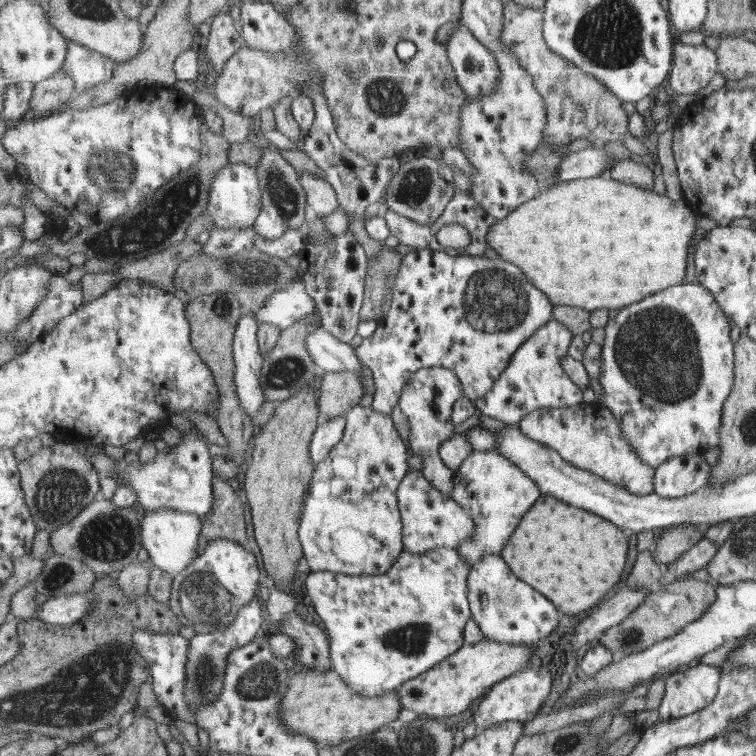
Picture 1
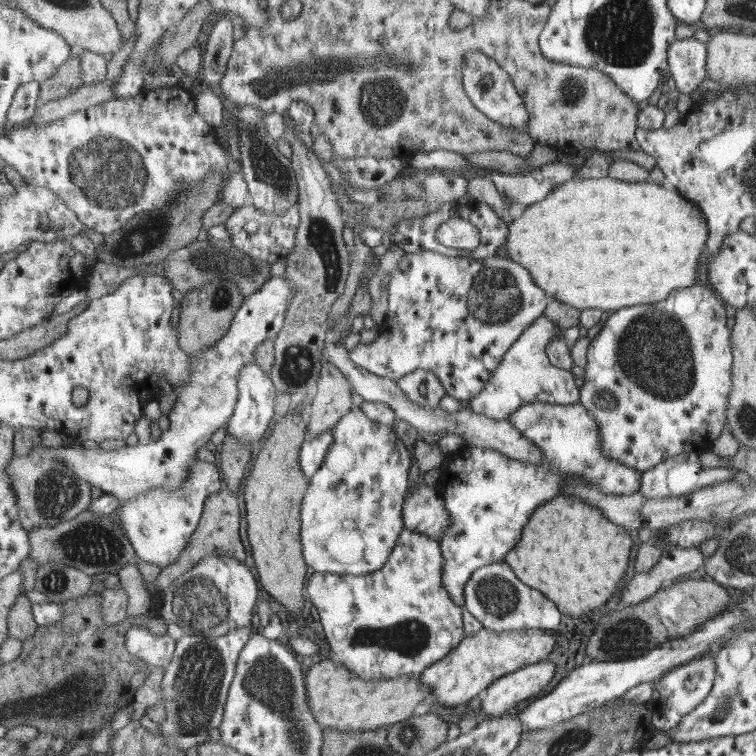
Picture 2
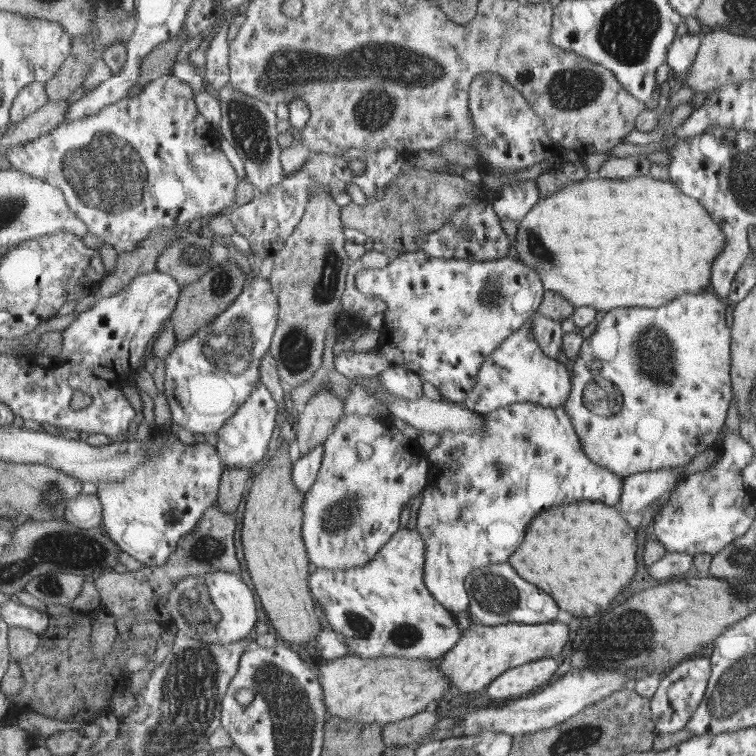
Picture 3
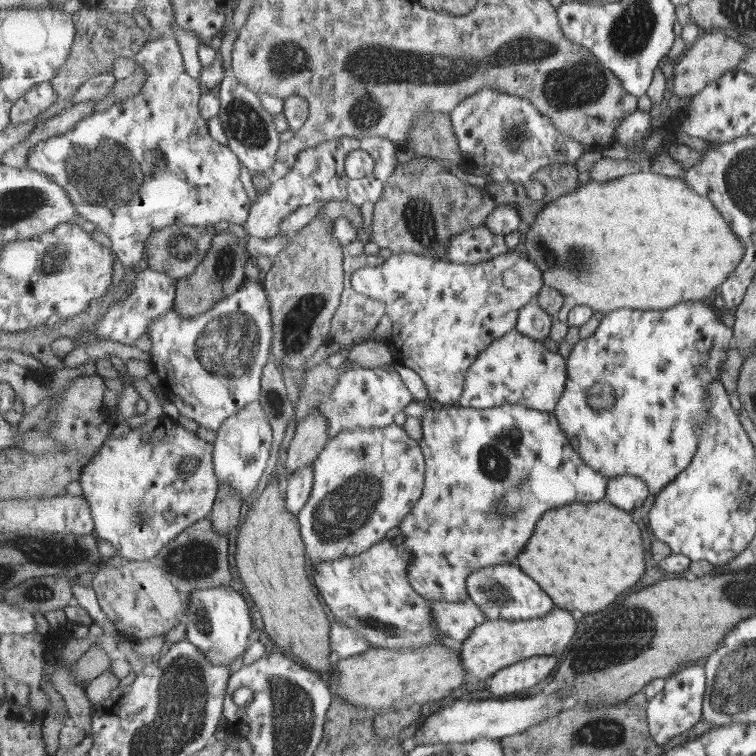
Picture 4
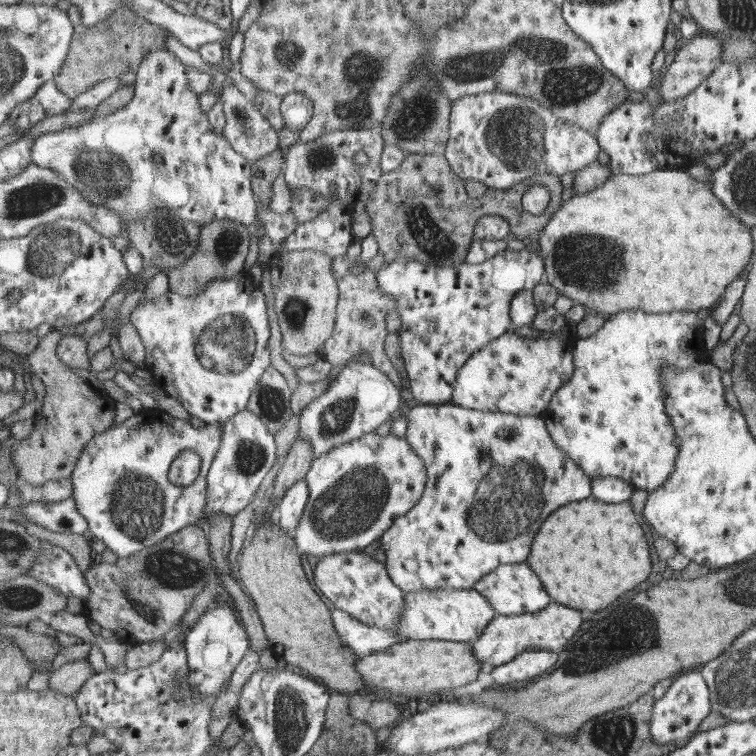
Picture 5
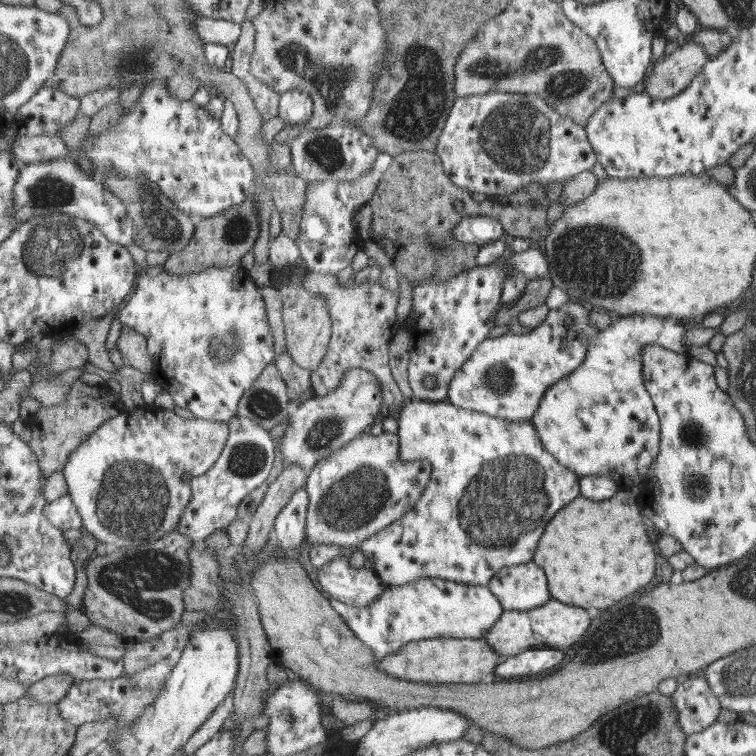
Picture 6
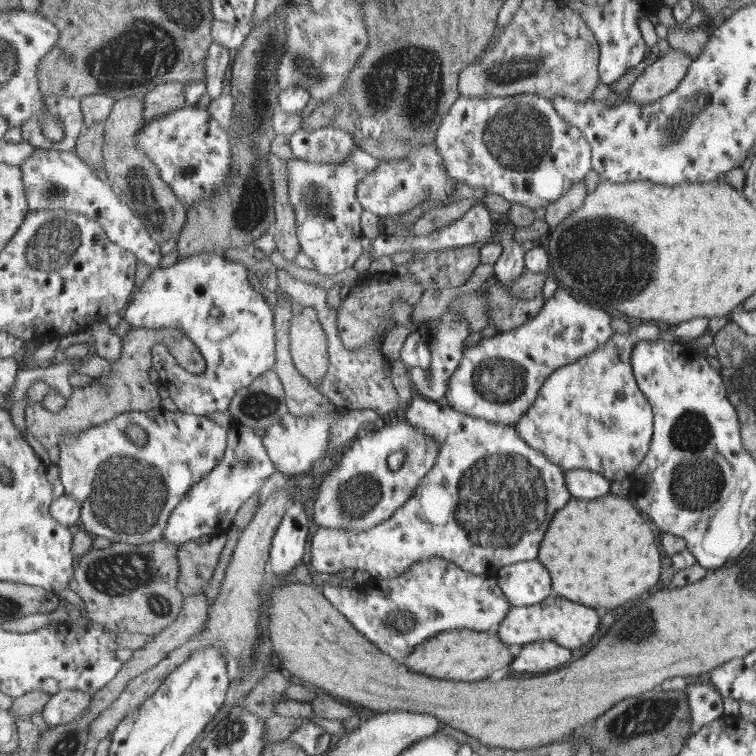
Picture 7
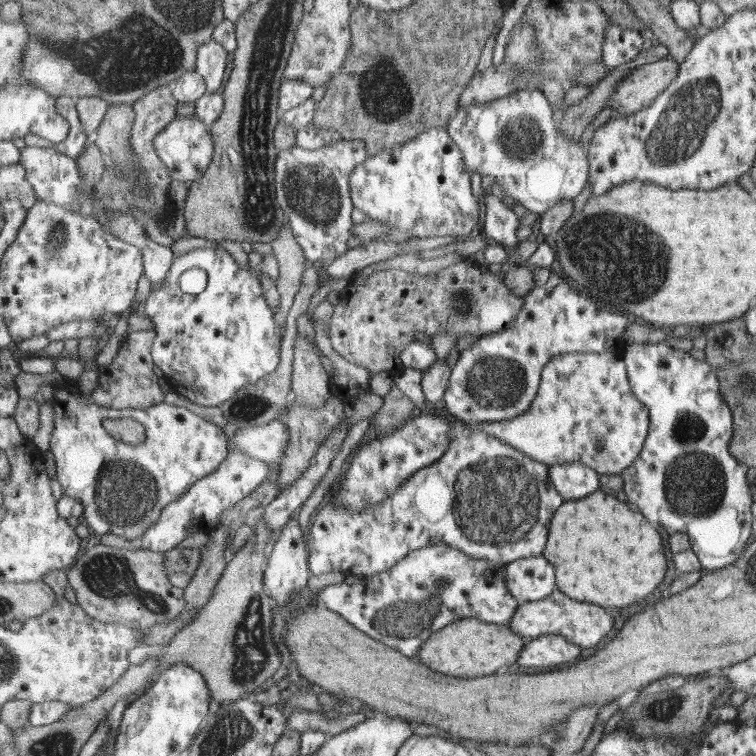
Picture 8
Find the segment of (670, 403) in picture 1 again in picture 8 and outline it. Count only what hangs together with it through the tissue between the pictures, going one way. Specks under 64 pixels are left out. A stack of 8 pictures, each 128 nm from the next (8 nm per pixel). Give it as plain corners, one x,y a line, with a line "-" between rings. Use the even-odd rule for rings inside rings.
569,353
555,356
546,365
538,397
529,411
509,421
469,422
471,428
474,425
489,436
495,436
515,446
519,452
543,462
543,465
582,462
599,475
621,475
641,454
650,433
651,416
647,406
633,395
622,353

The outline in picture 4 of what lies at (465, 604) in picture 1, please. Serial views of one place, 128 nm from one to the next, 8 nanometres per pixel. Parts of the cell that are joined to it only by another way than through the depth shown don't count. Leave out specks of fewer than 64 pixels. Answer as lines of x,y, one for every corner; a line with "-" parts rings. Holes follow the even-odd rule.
384,539
365,553
341,559
321,561
314,564
314,584
324,598
335,620
353,627
363,635
371,648
419,648
435,645
443,636
439,628
431,622
430,600
419,594
409,582
409,565
413,561
411,552
404,543
395,546
391,540

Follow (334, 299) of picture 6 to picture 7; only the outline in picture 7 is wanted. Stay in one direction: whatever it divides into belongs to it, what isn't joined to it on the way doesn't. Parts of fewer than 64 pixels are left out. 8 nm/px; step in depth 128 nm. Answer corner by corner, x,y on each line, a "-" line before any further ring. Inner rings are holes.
283,269
277,270
277,283
300,306
311,306
318,310
319,322
321,322
325,335
327,335
331,363
326,378
317,386
320,392
325,394
337,408
344,410
369,409
381,417
399,412
400,399
397,390
395,390
390,378
385,376
385,363
388,363
380,350
382,343
376,341
368,348
349,351
341,341
338,332
337,315
339,315
339,308
329,306
329,290
312,286
303,280
297,282
293,274
289,274
287,270

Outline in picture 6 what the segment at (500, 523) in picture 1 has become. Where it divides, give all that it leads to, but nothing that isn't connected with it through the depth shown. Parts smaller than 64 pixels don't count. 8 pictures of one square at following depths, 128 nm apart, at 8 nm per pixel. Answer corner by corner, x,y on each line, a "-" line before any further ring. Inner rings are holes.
413,399
403,405
399,418
399,449
398,454
400,460
414,461
417,459
429,459
433,466
431,472
431,481
427,485
423,495
413,510
409,511
405,516
401,517
397,522
390,524
386,529
380,530
373,536
363,541
361,545
353,547
351,545
337,545
337,543
317,543
311,546
309,552
310,562
316,570
323,568
325,564
331,564
333,560
337,560
339,556
351,556
352,551
356,548
360,550
367,560
371,560
374,564
374,570
383,578
383,582
387,585
403,586
405,584
414,583
421,578
437,577
443,579
451,579
451,581
459,583
469,583
471,585
488,585
491,579
497,575
501,569
507,566
522,565
533,560
535,552
537,552
537,544
539,538
545,532
545,526
549,524
549,520
567,504
571,504
575,498
582,494
579,476
574,472
562,466
554,454
551,454
539,436
535,424
530,421
513,421
505,418
491,416
485,413
474,412
471,410
461,409
449,402
431,402
-
505,456
529,456
535,462
539,462
545,470
547,476
547,487
543,487
543,492
549,498
549,510
545,516
545,526
541,524
537,530
525,534
519,538
517,546
509,546
509,548
485,548
473,542
473,538
469,536
467,530
463,528
463,506
465,506
465,489
469,486
469,500
471,500
471,482
477,474
481,473
482,467
495,458
505,458

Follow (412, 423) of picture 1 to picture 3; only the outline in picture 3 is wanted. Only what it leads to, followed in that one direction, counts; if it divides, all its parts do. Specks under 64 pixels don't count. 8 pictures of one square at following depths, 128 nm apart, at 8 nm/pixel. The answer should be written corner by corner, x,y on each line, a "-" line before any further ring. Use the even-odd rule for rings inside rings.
405,367
383,369
377,377
387,393
393,397
404,397
409,401
425,398
423,393
423,379
414,371

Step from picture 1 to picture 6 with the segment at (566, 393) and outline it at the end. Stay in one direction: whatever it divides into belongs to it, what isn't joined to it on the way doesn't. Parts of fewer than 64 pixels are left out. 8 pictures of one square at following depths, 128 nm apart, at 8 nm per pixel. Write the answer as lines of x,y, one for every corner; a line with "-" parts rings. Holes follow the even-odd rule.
571,300
560,309
551,309
547,319
529,334
507,333
483,342
455,374
447,401
461,409
531,422
547,390
583,365
599,334
591,322
591,308

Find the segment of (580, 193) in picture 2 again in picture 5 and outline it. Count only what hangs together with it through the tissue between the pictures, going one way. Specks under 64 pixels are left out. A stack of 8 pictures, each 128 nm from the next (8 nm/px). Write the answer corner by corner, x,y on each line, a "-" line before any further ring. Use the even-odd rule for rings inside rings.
653,170
649,174
612,174
598,189
581,196
575,194
567,199
561,208
551,216
538,243
540,254
545,259
548,283
555,285
561,294
568,296
577,304
585,305
591,312
609,313
610,315
633,309
644,310
651,314
683,312
683,310
698,312
713,306
713,302
717,302
723,296
726,287
730,286
731,282
737,280
747,269
747,264
751,261
751,250
753,250
749,229
723,205
723,202
719,201
719,198
715,197
715,194
709,191
709,185
693,179
685,170

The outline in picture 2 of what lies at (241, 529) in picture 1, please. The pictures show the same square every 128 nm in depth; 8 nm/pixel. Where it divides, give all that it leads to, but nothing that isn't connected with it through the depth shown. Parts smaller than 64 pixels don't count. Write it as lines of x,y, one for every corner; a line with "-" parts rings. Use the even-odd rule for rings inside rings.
226,488
219,493
211,494
211,497
207,498
203,518
200,520
198,529
193,533
189,545
175,563
163,568
159,579
155,581
157,591
165,594
166,590
173,587
182,574
199,565
199,562
202,562
203,558
207,558
207,556
225,556
227,554
231,558
245,560
247,552
245,552
245,546
241,544
241,538
239,538
239,526
241,526
241,508
239,508
237,496

